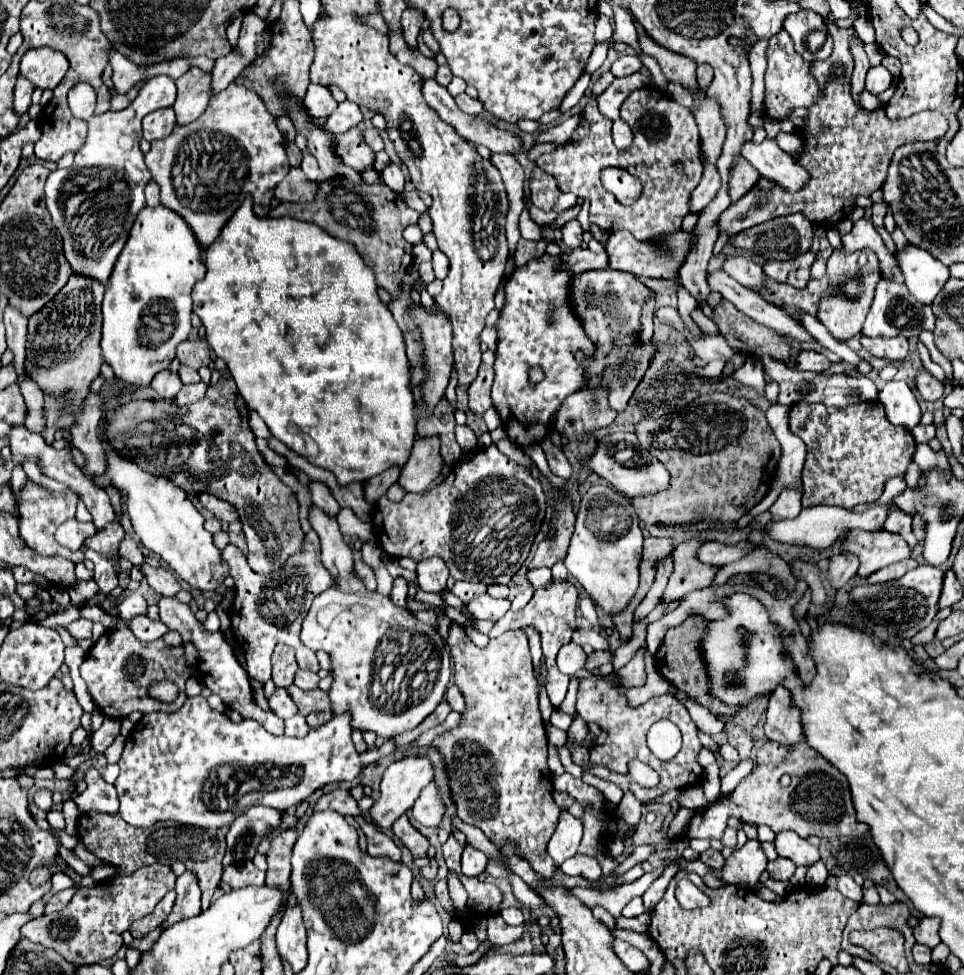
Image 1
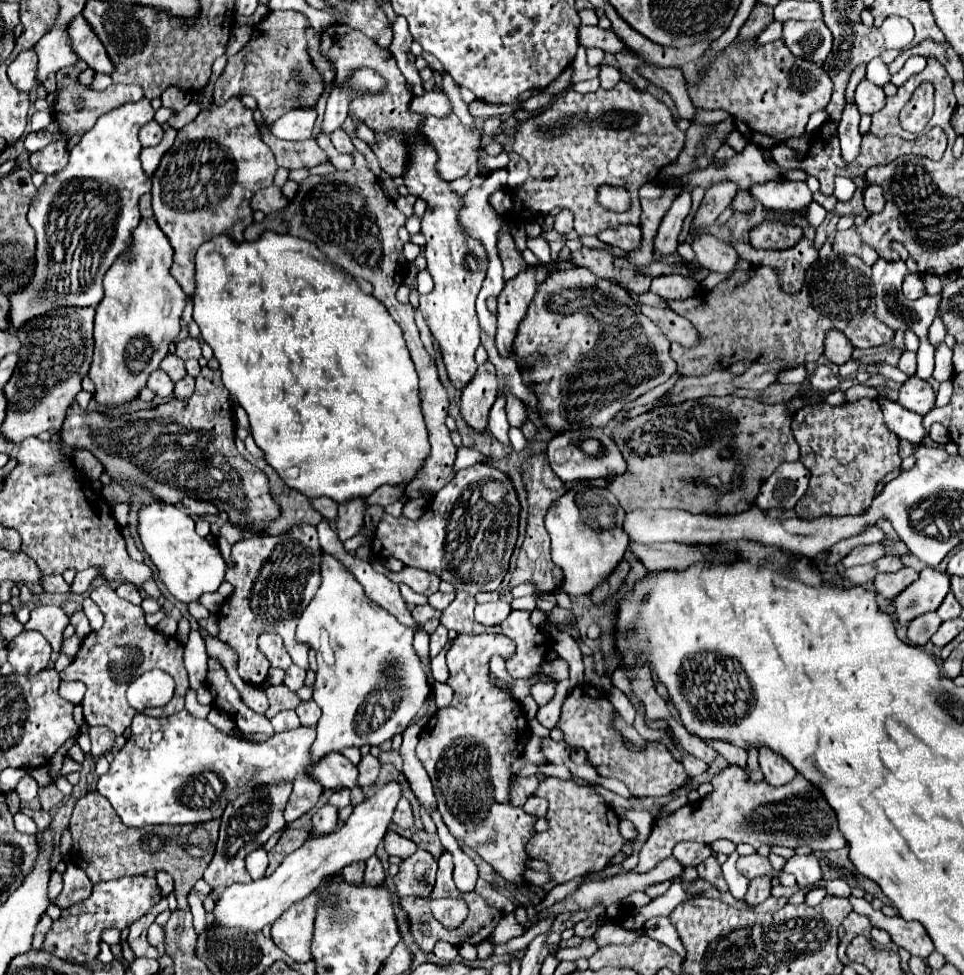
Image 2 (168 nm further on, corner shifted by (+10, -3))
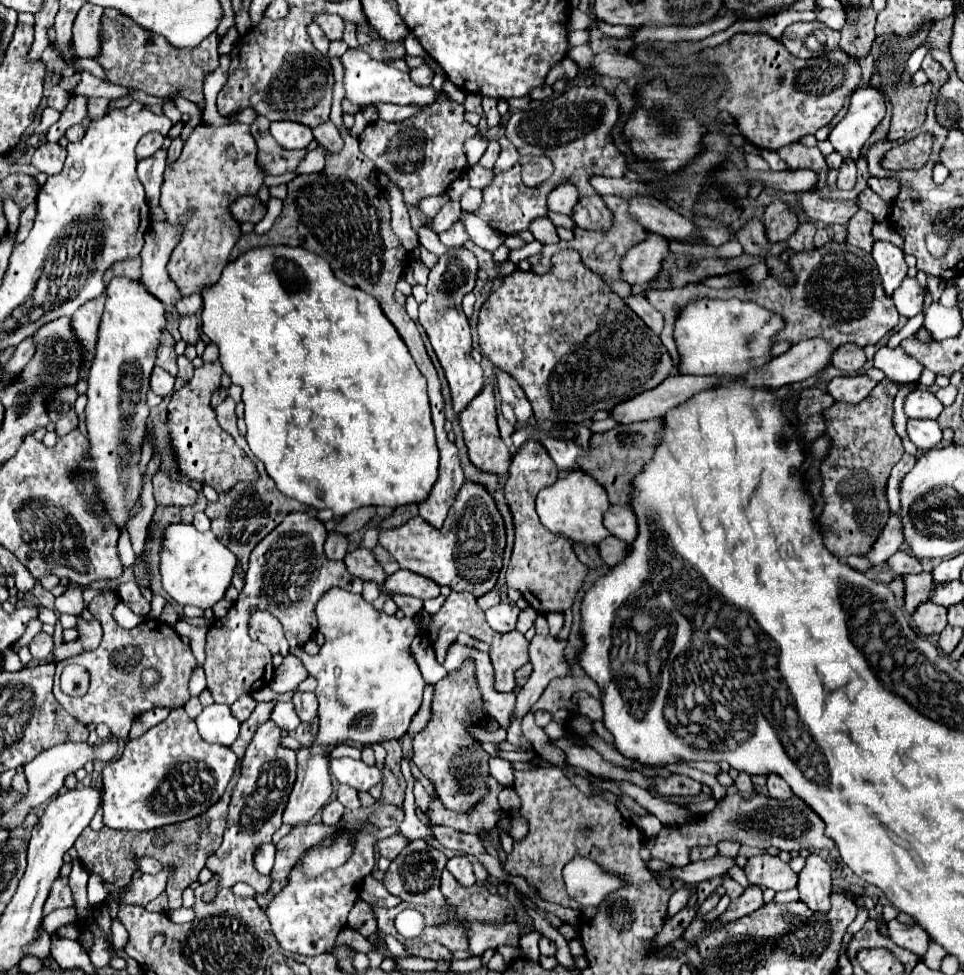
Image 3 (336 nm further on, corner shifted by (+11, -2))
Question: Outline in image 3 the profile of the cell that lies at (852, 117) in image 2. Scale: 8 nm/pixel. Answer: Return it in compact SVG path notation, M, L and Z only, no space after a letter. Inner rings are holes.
M844 160L838 172L838 180L836 180L840 190L852 190L856 186L856 166L854 160Z

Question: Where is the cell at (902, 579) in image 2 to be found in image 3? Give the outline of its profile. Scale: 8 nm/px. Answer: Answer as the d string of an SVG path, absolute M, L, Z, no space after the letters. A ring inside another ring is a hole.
M928 572L904 576L904 584L906 584L906 610L908 610L908 614L914 614L920 604L928 602L932 598L932 590L936 588L936 584Z

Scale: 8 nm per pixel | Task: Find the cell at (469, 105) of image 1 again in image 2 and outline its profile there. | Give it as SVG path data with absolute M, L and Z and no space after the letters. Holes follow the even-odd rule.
M429 91L423 97L413 97L411 109L421 115L435 115L435 117L447 117L453 113L451 101L443 91Z

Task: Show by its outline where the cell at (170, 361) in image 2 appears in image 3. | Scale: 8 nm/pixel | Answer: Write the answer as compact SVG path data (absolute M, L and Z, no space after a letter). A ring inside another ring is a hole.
M162 330L156 366L164 368L164 370L170 372L172 376L176 376L176 372L178 372L178 366L176 366L176 352L174 352L174 338L172 338L172 334L170 334L168 330Z

